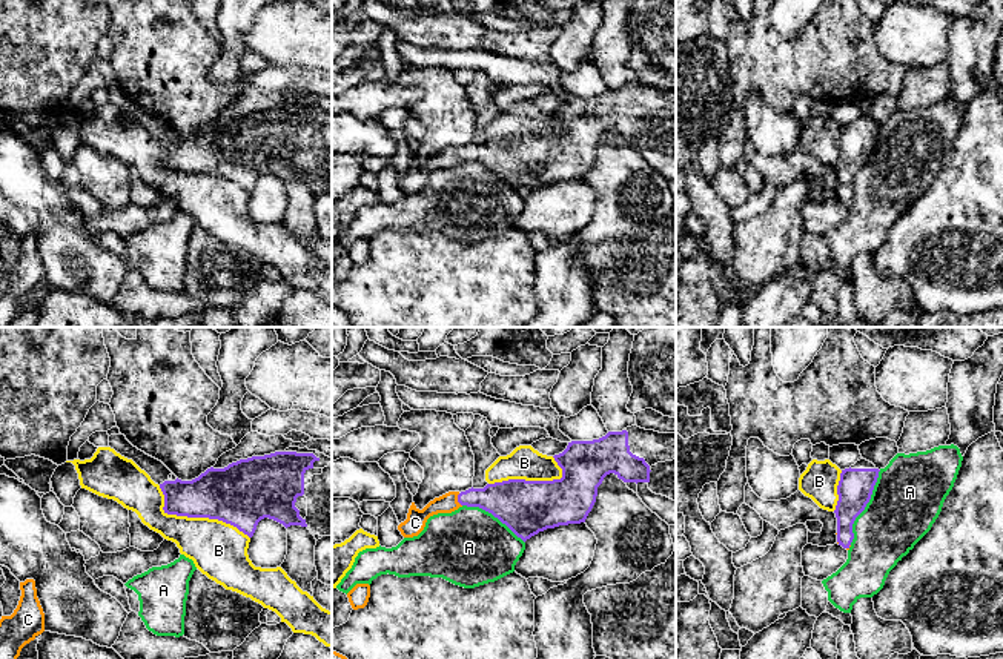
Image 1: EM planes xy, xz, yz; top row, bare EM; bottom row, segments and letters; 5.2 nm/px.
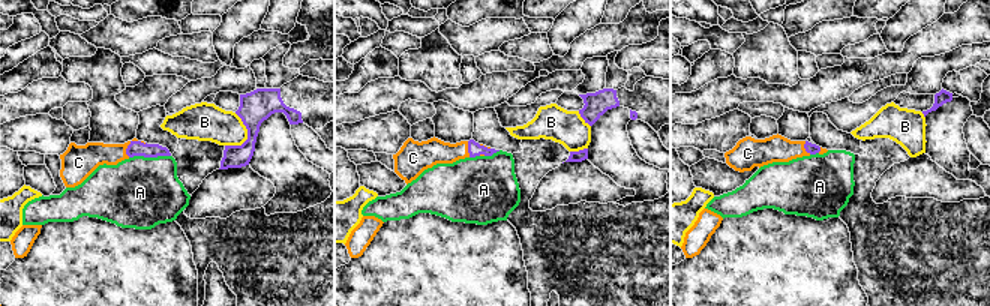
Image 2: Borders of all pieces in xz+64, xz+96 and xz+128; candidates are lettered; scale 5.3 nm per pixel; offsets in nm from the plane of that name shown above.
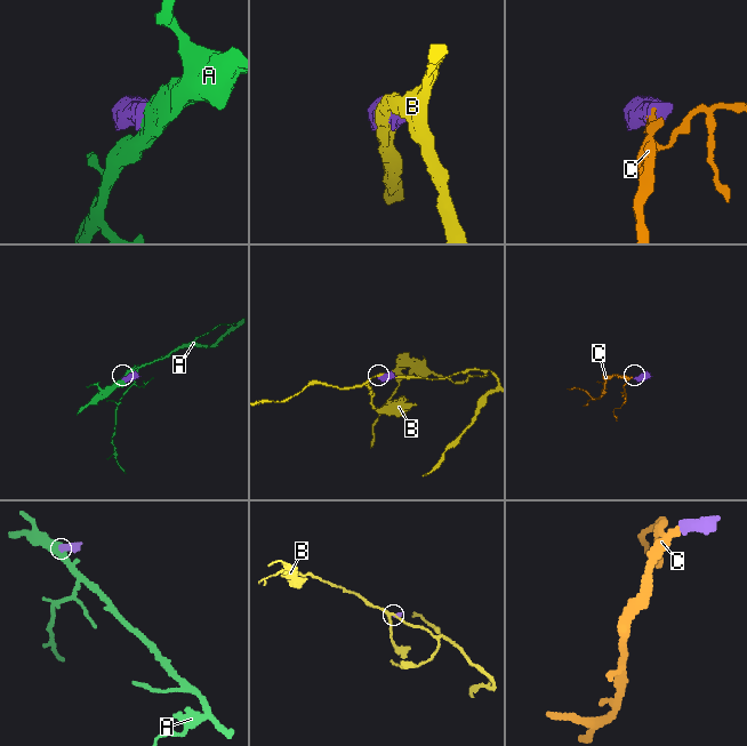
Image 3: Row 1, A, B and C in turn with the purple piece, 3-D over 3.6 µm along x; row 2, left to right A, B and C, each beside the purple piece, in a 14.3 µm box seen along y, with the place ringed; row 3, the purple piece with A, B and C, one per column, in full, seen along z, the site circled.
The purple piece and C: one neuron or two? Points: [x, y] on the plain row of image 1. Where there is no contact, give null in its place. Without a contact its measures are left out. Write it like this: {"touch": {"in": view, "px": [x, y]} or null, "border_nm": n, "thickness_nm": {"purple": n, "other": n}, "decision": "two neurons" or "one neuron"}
{"touch": {"in": "xz", "px": [458, 155]}, "border_nm": 70, "thickness_nm": {"purple": 200, "other": 100}, "decision": "one neuron"}

